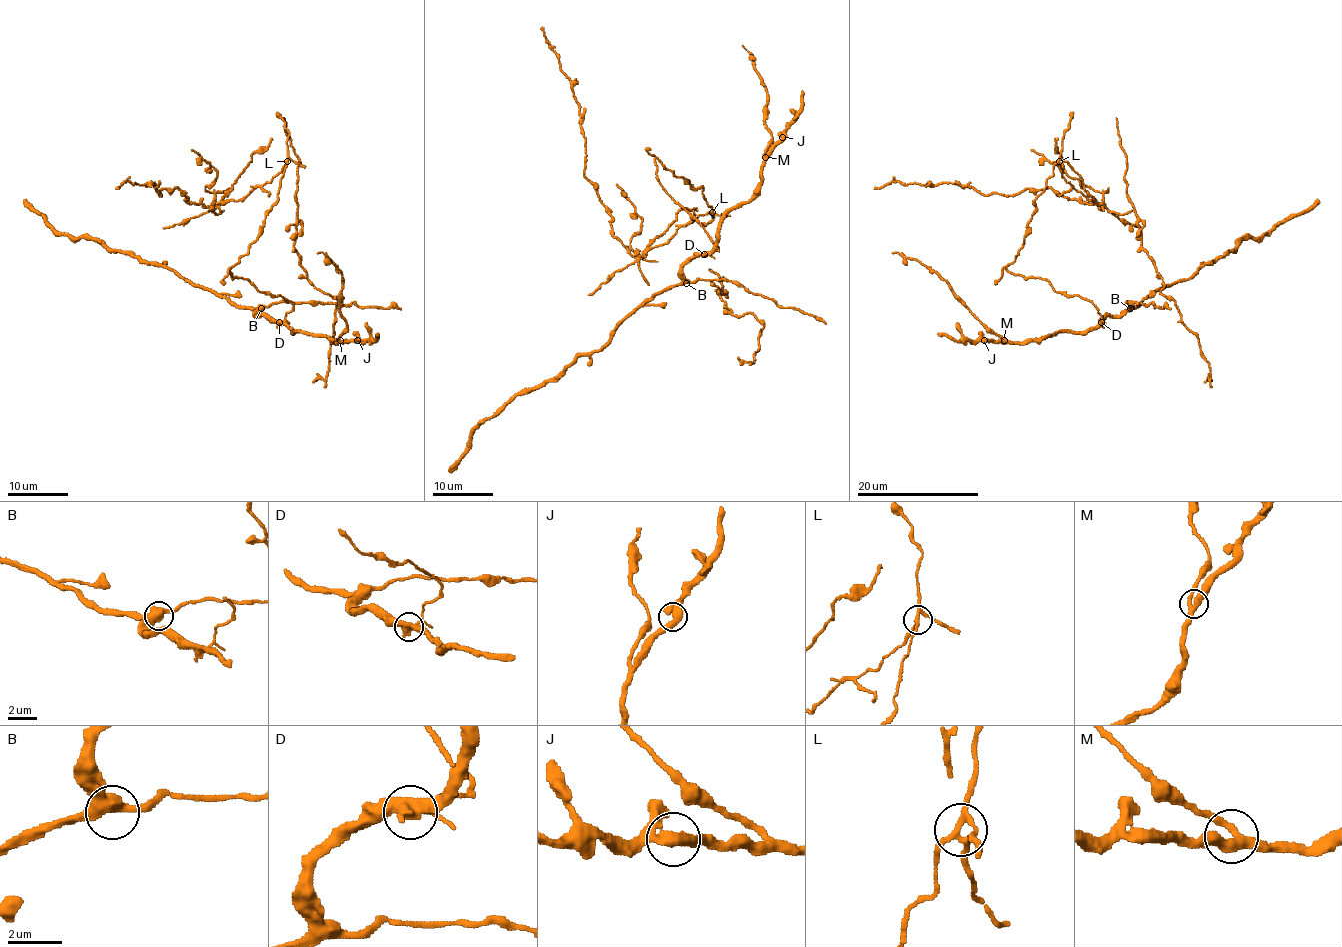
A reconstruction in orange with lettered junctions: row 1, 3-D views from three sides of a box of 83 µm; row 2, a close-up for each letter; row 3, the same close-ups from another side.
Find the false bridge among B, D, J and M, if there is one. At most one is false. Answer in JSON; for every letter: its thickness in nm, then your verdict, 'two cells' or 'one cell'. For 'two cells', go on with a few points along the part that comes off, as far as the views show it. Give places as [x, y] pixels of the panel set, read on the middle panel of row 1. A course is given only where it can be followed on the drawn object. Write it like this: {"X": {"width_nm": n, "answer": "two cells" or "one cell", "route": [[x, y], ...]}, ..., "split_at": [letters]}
{"B": {"width_nm": 440, "answer": "one cell"}, "D": {"width_nm": 440, "answer": "two cells"}, "J": {"width_nm": 400, "answer": "one cell"}, "M": {"width_nm": 360, "answer": "one cell"}, "split_at": ["D"]}

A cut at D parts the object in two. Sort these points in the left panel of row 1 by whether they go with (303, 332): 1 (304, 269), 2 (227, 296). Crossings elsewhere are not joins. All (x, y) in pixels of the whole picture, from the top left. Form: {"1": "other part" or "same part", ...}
{"1": "other part", "2": "same part"}

